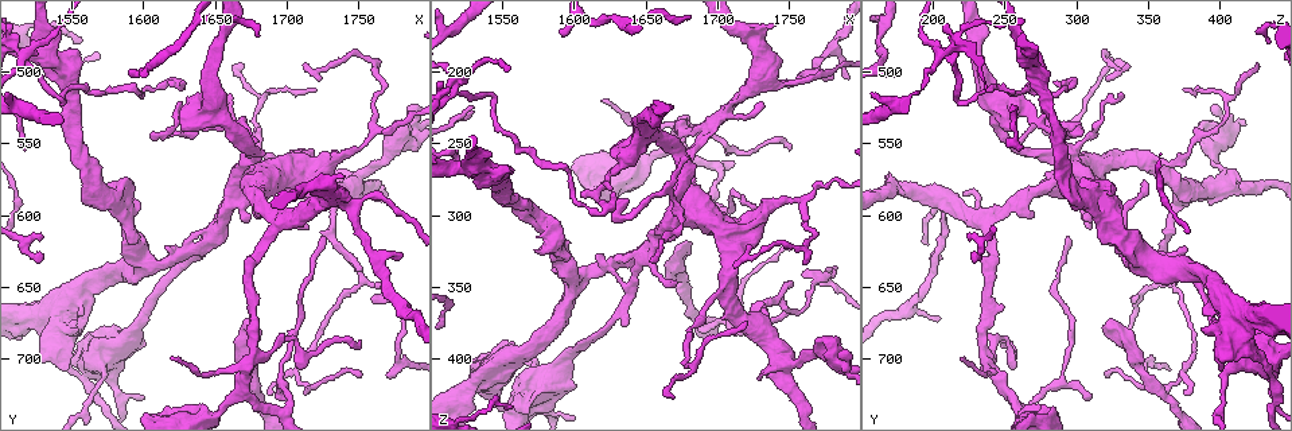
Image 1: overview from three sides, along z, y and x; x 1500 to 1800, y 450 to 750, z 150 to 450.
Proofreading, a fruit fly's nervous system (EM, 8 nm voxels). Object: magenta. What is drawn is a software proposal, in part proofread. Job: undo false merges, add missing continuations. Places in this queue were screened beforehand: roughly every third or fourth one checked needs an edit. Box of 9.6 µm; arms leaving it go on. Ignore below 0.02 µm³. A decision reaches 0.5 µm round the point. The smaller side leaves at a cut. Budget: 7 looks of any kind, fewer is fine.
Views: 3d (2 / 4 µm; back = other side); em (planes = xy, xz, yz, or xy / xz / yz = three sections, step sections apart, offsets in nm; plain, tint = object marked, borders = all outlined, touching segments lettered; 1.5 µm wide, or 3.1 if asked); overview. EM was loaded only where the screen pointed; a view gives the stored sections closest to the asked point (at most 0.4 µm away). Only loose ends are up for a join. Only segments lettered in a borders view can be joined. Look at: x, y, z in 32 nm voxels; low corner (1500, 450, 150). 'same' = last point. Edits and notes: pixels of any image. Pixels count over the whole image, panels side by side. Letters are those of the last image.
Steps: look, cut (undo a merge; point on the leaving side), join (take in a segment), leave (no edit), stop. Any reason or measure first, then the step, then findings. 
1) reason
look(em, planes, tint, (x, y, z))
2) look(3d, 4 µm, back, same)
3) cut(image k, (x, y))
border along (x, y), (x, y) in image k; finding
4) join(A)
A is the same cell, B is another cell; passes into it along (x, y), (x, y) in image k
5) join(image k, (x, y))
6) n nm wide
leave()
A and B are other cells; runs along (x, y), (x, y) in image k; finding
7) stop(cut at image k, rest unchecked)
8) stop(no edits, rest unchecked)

thin end
look(3d, 2 µm, (1770, 712, 346))

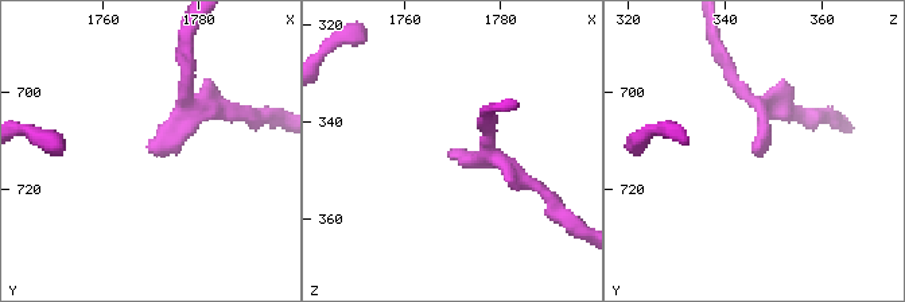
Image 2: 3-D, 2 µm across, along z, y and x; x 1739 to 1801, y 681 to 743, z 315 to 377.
look(em, xy, step 4, plain, (1771, 711, 346))

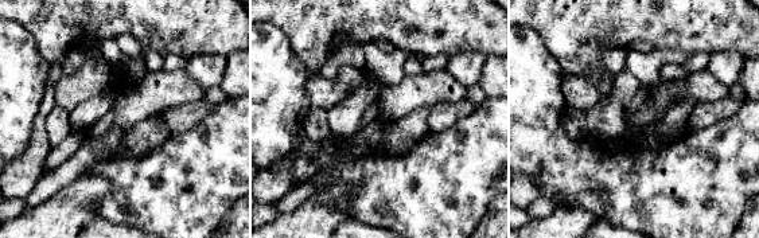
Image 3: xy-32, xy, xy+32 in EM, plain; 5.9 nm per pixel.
what lies round it
look(em, xy, step 4, borders, same)

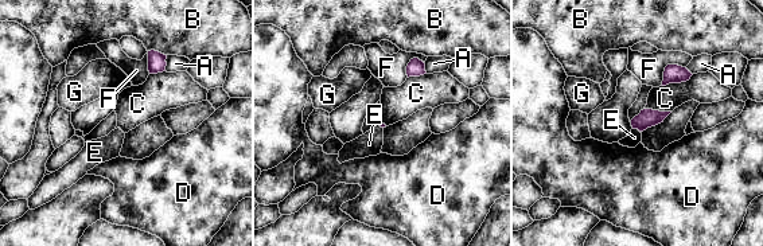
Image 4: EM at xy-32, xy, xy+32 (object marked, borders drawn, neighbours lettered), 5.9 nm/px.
leave()
A, B, C, D, E, F and G are other cells; none of them fits

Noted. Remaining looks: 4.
long arm stops here
look(em, planes, borders, (1654, 514, 328))

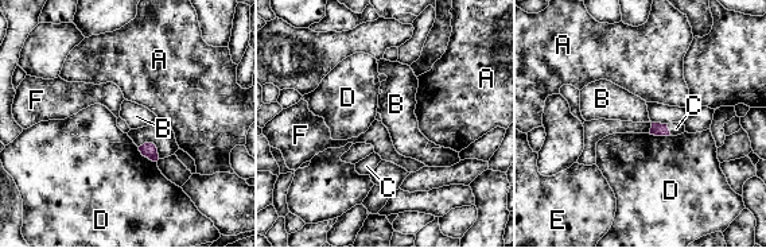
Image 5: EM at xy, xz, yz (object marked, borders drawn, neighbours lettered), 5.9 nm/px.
80 nm wide; D touches over 150 nm
join(C)
C is the same cell, A, B, D, E and F are other cells; the cell continues

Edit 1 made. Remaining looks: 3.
stop(join at image 5, rest unchecked)

